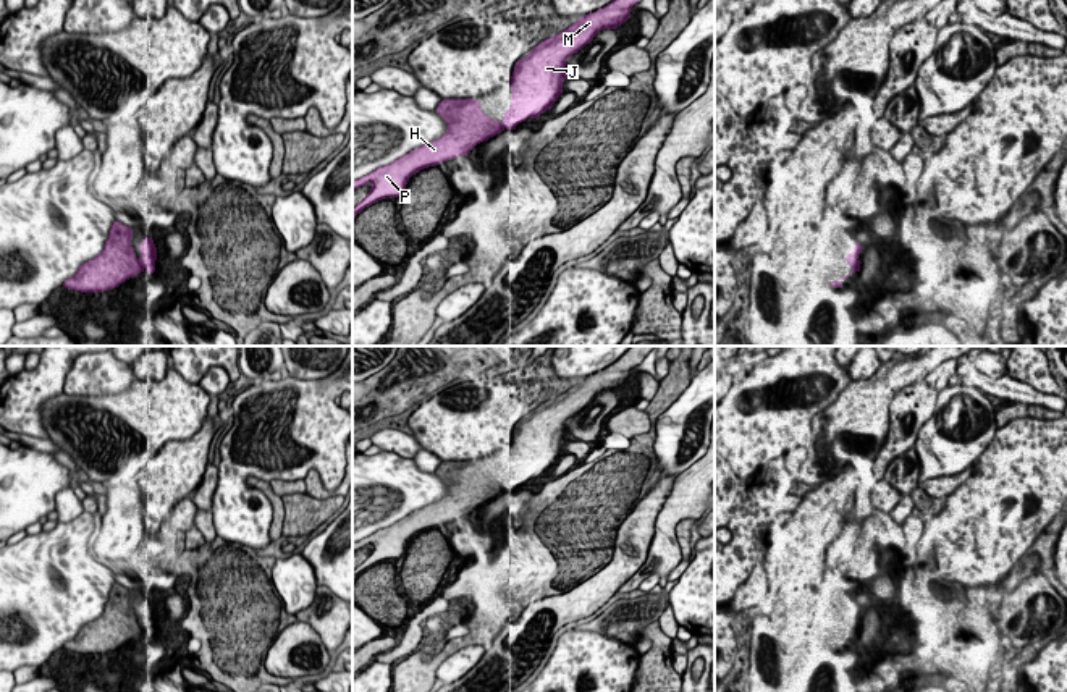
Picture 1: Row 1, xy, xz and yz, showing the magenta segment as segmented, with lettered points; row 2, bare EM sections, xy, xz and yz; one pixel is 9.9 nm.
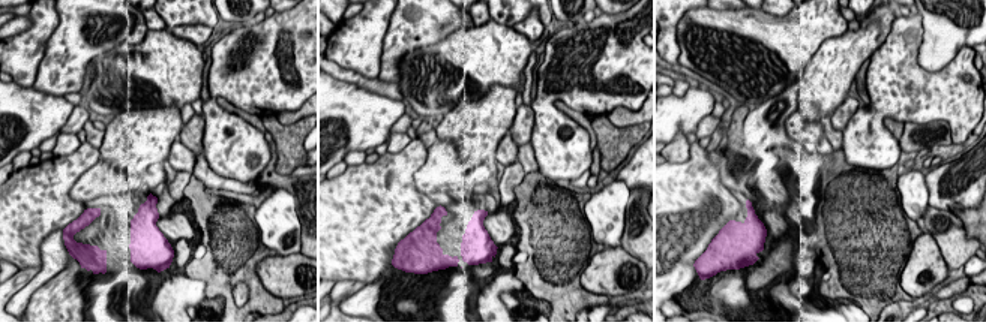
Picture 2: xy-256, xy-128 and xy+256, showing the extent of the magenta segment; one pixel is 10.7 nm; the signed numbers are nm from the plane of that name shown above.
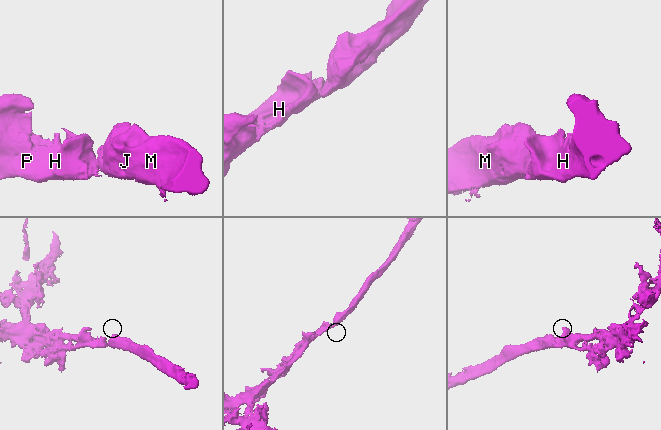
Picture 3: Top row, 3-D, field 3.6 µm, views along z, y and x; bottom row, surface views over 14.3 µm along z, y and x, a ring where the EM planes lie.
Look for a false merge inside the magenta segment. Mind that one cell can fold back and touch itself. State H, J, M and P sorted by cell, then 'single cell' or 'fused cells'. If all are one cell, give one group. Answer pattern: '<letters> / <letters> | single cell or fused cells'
H J M P | single cell

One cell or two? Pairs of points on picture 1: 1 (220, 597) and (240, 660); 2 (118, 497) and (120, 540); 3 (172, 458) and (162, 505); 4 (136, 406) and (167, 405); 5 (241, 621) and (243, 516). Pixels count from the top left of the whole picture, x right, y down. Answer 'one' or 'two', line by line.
1: one
2: one
3: one
4: one
5: two

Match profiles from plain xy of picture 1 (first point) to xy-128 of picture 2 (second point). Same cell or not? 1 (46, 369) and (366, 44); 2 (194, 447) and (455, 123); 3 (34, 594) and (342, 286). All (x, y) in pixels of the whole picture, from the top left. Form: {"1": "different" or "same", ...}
{"1": "same", "2": "same", "3": "different"}

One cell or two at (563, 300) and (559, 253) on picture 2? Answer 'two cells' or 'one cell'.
one cell

